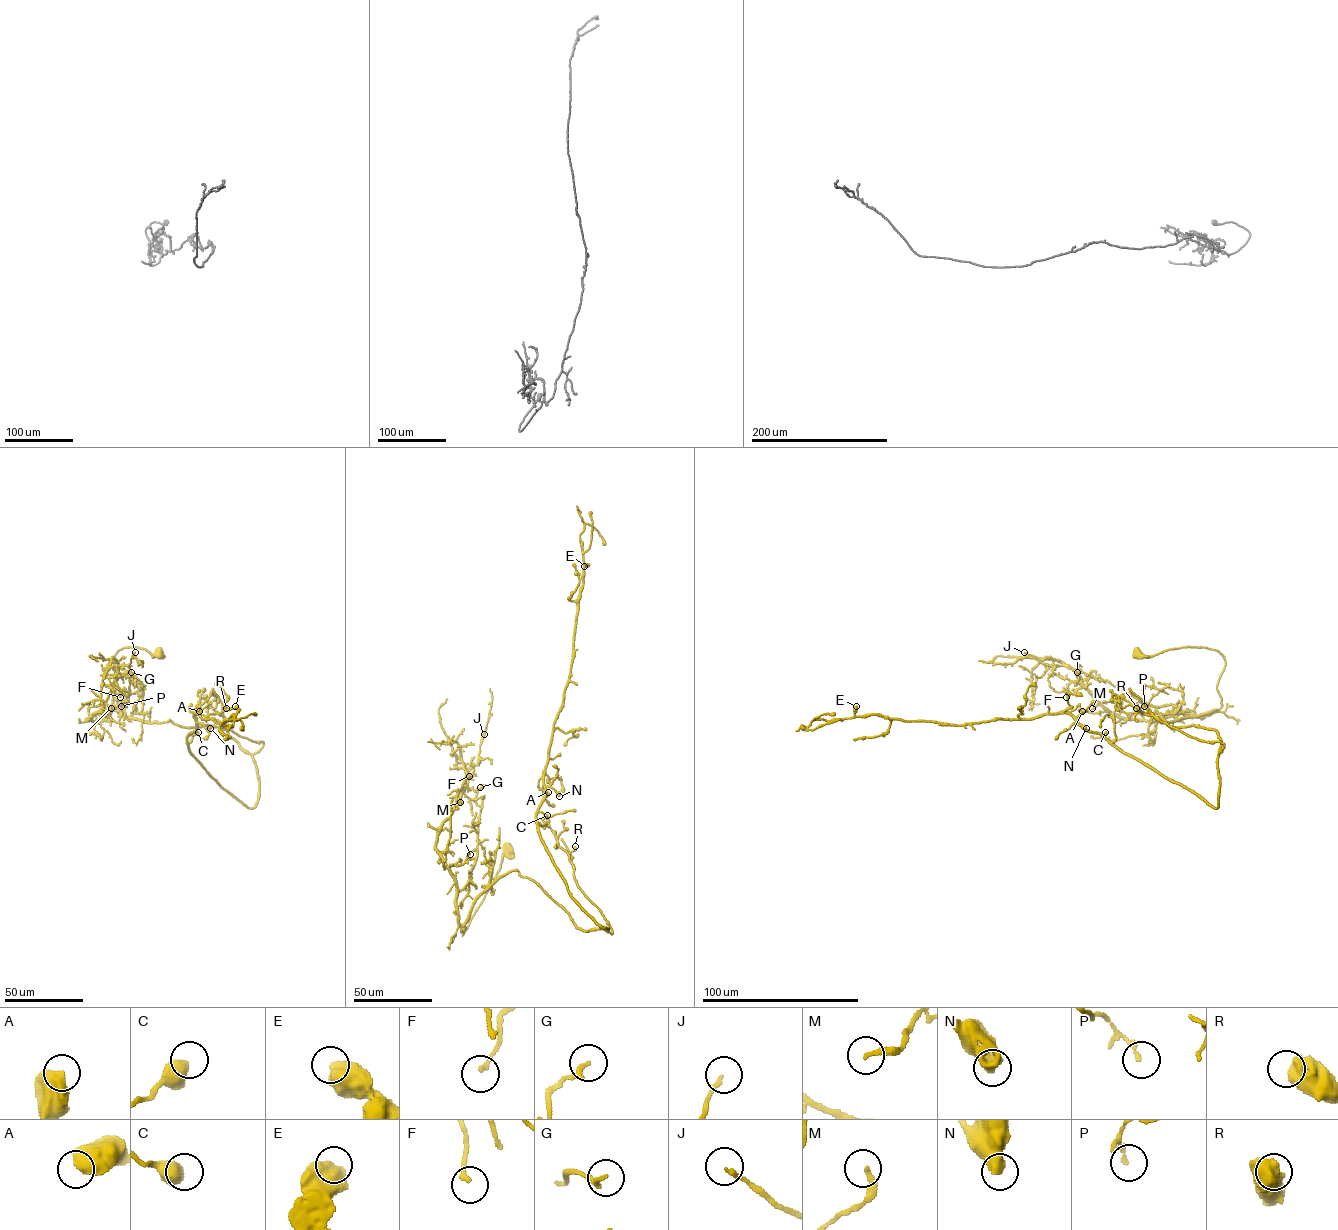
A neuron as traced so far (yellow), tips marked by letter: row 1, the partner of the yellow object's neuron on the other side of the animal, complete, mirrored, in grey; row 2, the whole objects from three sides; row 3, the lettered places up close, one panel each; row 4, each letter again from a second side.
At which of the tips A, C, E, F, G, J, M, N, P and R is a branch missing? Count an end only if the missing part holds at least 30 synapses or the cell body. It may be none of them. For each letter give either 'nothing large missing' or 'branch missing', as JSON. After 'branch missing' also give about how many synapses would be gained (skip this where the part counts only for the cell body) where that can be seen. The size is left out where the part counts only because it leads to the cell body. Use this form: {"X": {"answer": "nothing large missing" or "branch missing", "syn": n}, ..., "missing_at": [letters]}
{"A": {"answer": "nothing large missing"}, "C": {"answer": "nothing large missing"}, "E": {"answer": "nothing large missing"}, "F": {"answer": "nothing large missing"}, "G": {"answer": "nothing large missing"}, "J": {"answer": "nothing large missing"}, "M": {"answer": "nothing large missing"}, "N": {"answer": "nothing large missing"}, "P": {"answer": "nothing large missing"}, "R": {"answer": "nothing large missing"}, "missing_at": []}

